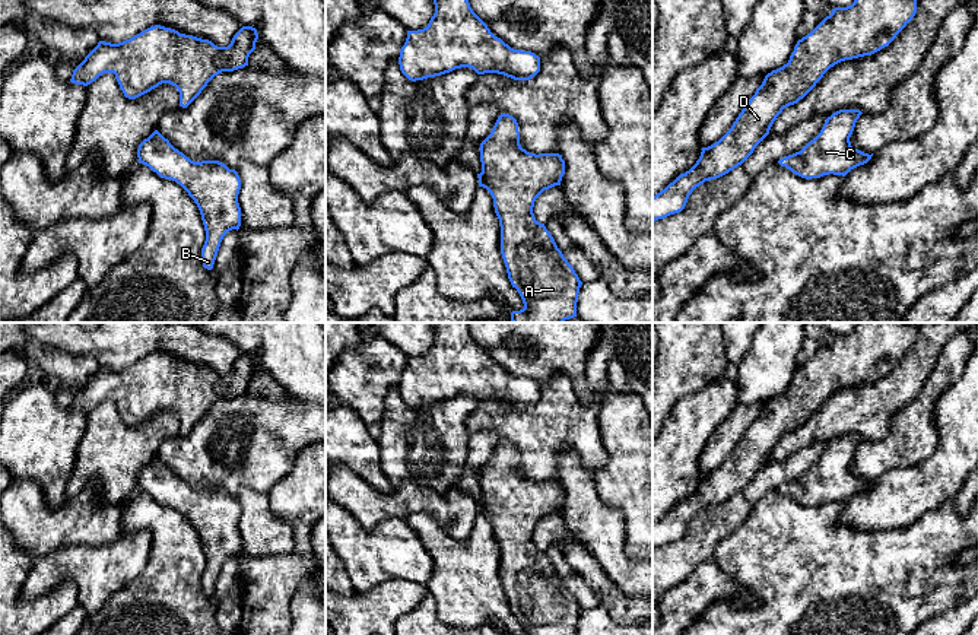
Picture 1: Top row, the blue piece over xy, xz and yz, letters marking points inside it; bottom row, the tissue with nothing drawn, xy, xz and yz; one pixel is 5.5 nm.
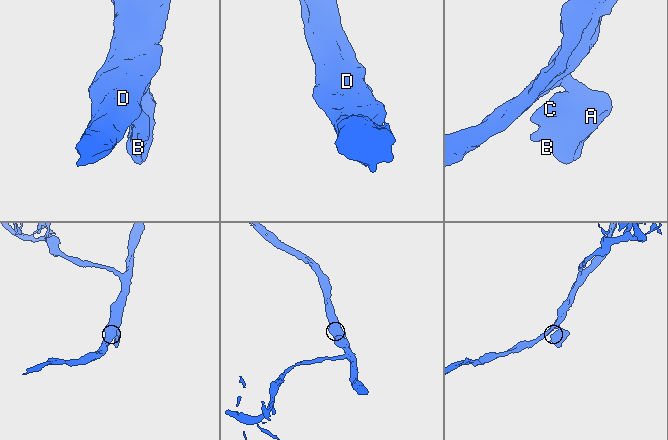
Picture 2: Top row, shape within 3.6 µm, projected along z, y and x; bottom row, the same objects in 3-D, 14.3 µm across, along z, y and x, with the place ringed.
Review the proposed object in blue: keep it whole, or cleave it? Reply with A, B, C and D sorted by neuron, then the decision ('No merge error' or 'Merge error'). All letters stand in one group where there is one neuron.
Groups: A B C D. No merge error

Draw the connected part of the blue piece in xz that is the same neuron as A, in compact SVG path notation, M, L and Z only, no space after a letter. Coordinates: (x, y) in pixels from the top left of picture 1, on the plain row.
M501 441L490 461L480 470L482 499L477 501L479 514L486 515L492 526L501 553L501 581L512 615L520 620L524 635L577 635L582 609L574 594L558 575L544 550L536 547L533 534L536 526L555 512L561 512L565 501L565 488L559 480L530 480L520 472L517 447L509 441Z

